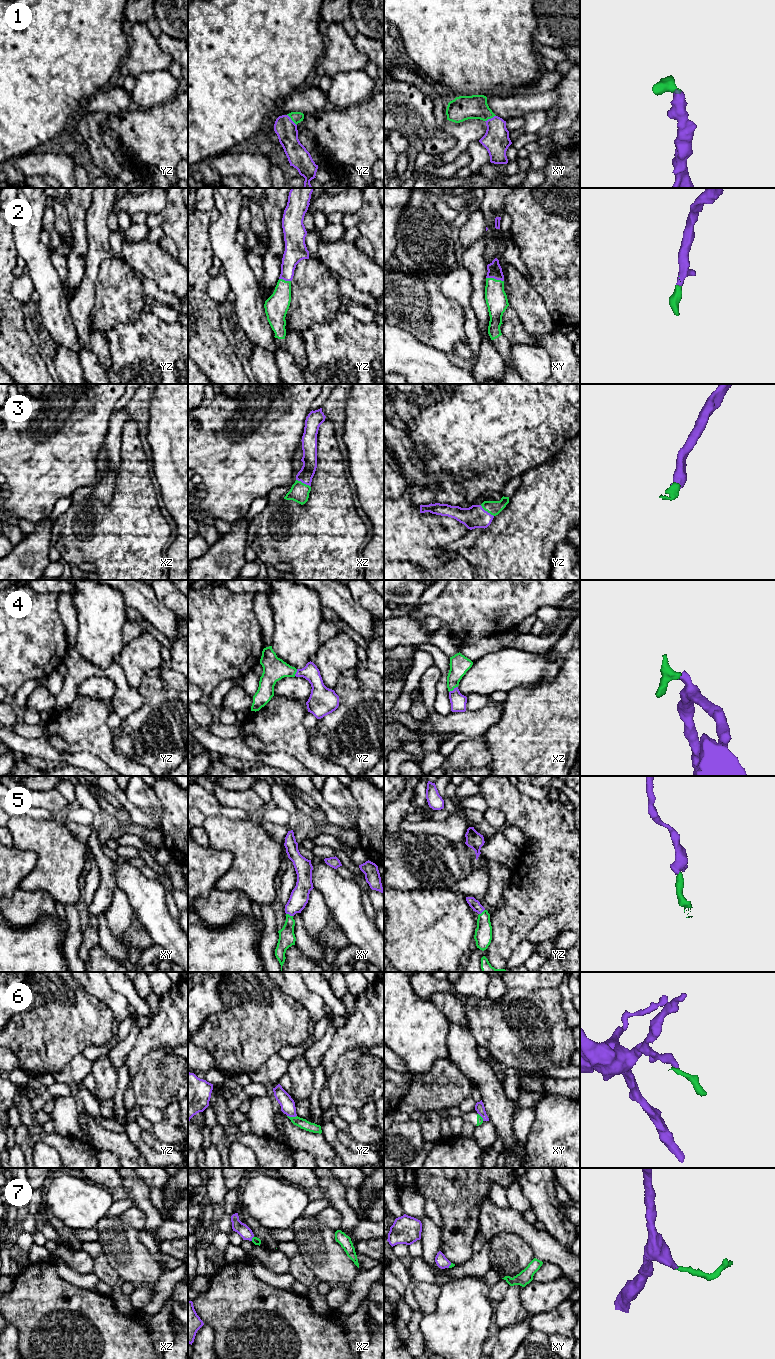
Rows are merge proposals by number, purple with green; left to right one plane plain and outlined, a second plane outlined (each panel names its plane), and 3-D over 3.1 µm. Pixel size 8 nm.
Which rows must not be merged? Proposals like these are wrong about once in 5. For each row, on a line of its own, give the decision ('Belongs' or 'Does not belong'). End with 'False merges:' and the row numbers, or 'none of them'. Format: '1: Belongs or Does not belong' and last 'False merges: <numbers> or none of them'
1: Belongs
2: Belongs
3: Belongs
4: Belongs
5: Belongs
6: Does not belong
7: Belongs
False merges: 6

